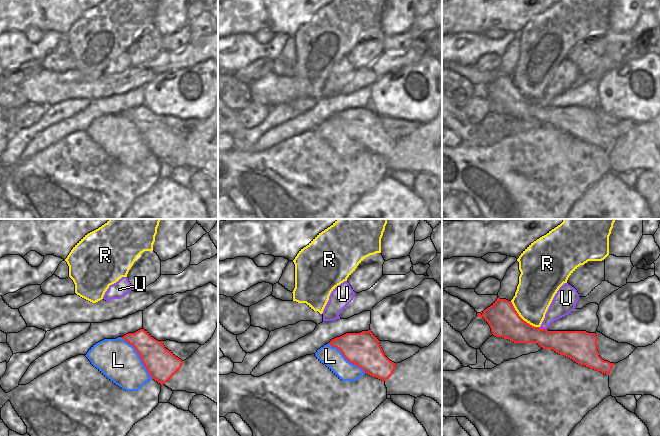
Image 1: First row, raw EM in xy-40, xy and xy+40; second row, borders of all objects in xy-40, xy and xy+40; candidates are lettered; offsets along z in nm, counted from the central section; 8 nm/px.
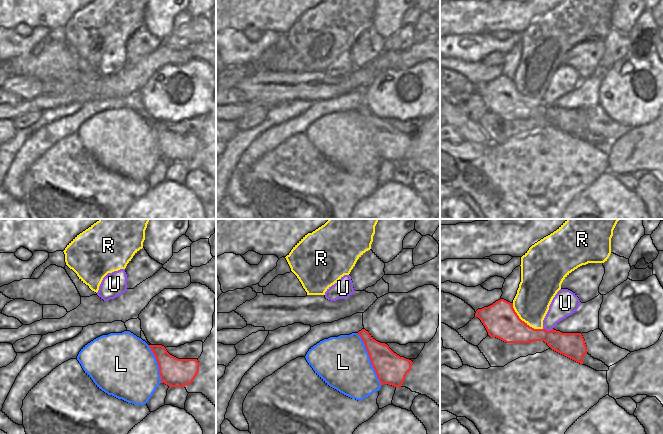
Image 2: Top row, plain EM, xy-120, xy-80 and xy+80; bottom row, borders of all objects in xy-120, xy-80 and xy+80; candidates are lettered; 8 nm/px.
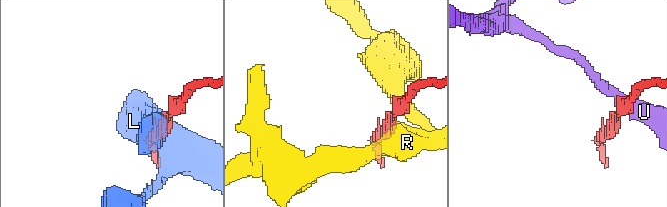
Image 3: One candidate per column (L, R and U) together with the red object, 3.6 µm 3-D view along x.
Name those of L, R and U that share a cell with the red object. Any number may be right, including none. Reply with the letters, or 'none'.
none.

